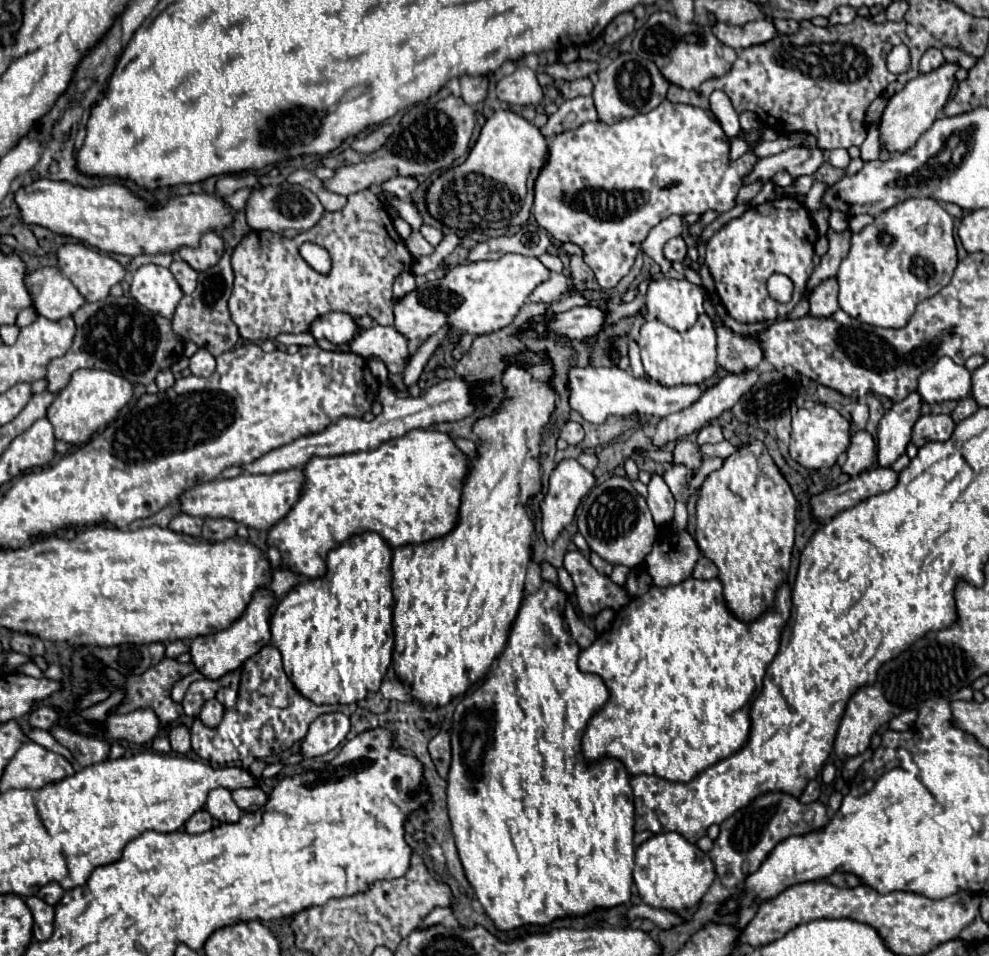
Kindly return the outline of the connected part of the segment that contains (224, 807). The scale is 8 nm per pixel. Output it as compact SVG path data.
M223 787L213 789L209 793L205 809L219 823L239 823L239 819L241 819L241 809L231 799L231 793L227 789L223 789Z

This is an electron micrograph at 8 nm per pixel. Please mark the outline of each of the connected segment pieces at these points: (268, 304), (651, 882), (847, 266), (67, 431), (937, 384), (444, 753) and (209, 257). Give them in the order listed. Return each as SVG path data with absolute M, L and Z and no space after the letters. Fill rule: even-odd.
M363 189L349 195L349 203L341 211L333 211L333 213L325 211L325 215L315 227L291 239L277 235L273 231L251 231L233 249L231 255L231 265L235 271L235 287L229 299L231 319L239 327L241 337L249 341L259 341L261 337L275 339L279 333L303 333L313 319L329 311L341 311L353 317L367 313L379 325L393 325L393 301L391 301L393 279L403 271L411 271L411 263L413 259L405 249L405 241L395 231L393 219L385 211L383 203L379 201L373 189ZM305 241L317 243L329 251L333 259L333 269L327 277L313 271L299 255L299 247Z
M661 833L651 837L637 849L633 879L643 903L669 911L681 911L695 907L703 899L707 889L715 881L715 867L707 853L689 843L679 833Z
M907 199L877 215L871 225L851 237L851 249L837 271L839 307L875 327L905 327L917 303L951 281L955 265L953 217L935 199Z
M79 369L73 373L67 387L61 389L55 401L49 405L47 419L55 427L55 439L71 445L83 445L95 431L107 427L107 423L117 417L117 413L127 405L131 397L133 385L123 377L99 369Z
M941 357L925 375L921 375L917 393L925 403L965 399L971 393L971 373L949 357Z
M441 731L439 735L435 735L429 743L429 753L431 753L431 759L437 767L437 773L439 777L447 779L447 773L449 773L449 763L451 763L451 745L449 745L449 735L445 731Z
M207 231L205 235L201 235L199 247L181 247L177 253L195 271L207 271L221 259L223 247L225 247L225 241L221 239L221 235Z

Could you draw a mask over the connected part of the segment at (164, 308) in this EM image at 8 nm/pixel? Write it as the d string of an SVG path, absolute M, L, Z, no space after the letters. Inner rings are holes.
M143 265L135 271L129 289L131 297L137 299L149 311L163 315L167 319L173 317L177 303L183 297L181 287L169 269L159 265Z

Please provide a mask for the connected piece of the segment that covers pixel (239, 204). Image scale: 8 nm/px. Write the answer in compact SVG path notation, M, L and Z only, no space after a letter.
M247 187L247 189L239 189L239 191L235 191L233 195L225 197L225 203L229 203L229 207L231 207L233 211L243 211L243 209L245 209L245 203L247 203L247 197L249 197L249 193L251 193L251 189L249 189L249 187Z

